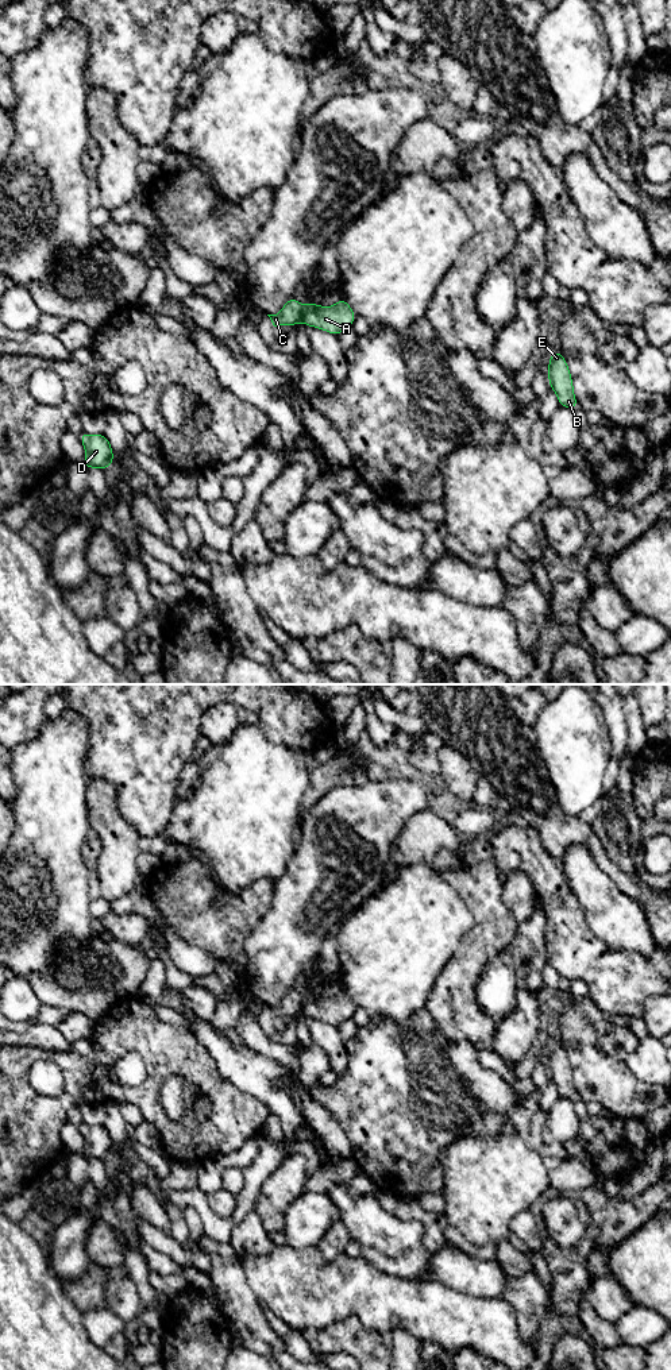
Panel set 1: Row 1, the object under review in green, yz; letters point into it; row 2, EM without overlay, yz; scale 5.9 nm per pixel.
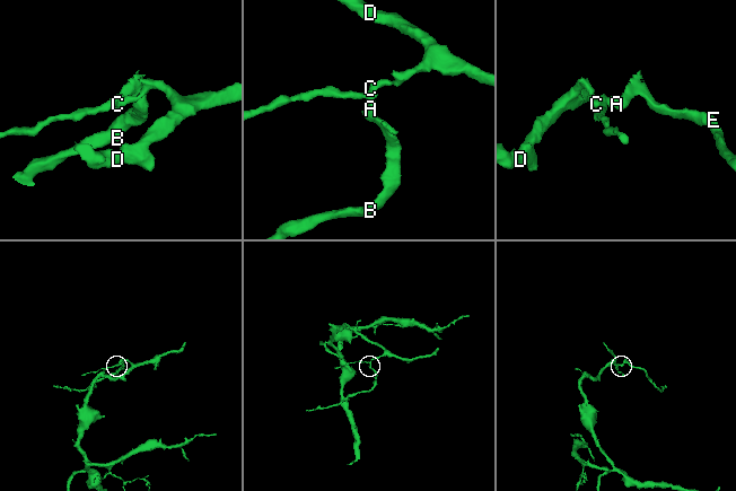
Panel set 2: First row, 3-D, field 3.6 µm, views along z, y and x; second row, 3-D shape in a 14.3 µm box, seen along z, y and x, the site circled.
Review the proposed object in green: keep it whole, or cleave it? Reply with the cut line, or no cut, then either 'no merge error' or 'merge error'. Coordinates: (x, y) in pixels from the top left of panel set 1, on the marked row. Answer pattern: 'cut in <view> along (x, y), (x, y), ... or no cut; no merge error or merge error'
cut in yz along (304, 307), (300, 319); merge error

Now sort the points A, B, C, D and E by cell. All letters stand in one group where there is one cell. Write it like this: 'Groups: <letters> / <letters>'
Groups: A B E / C D

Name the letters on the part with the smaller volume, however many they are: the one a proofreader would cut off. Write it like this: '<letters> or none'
A, B, E

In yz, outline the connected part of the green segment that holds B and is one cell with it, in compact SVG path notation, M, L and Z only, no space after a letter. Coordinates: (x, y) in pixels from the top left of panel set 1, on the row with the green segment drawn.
M554 350L548 363L548 381L551 389L556 393L560 406L578 409L578 402L574 395L572 378L563 355Z

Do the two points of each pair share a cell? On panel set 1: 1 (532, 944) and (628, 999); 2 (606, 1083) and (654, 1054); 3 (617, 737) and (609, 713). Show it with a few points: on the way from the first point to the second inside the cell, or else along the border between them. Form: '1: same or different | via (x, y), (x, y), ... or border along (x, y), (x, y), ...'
1: different | border along (546, 919), (548, 963)
2: different | border along (623, 1061), (637, 1079), (656, 1084)
3: same | via (617, 732), (614, 718)

